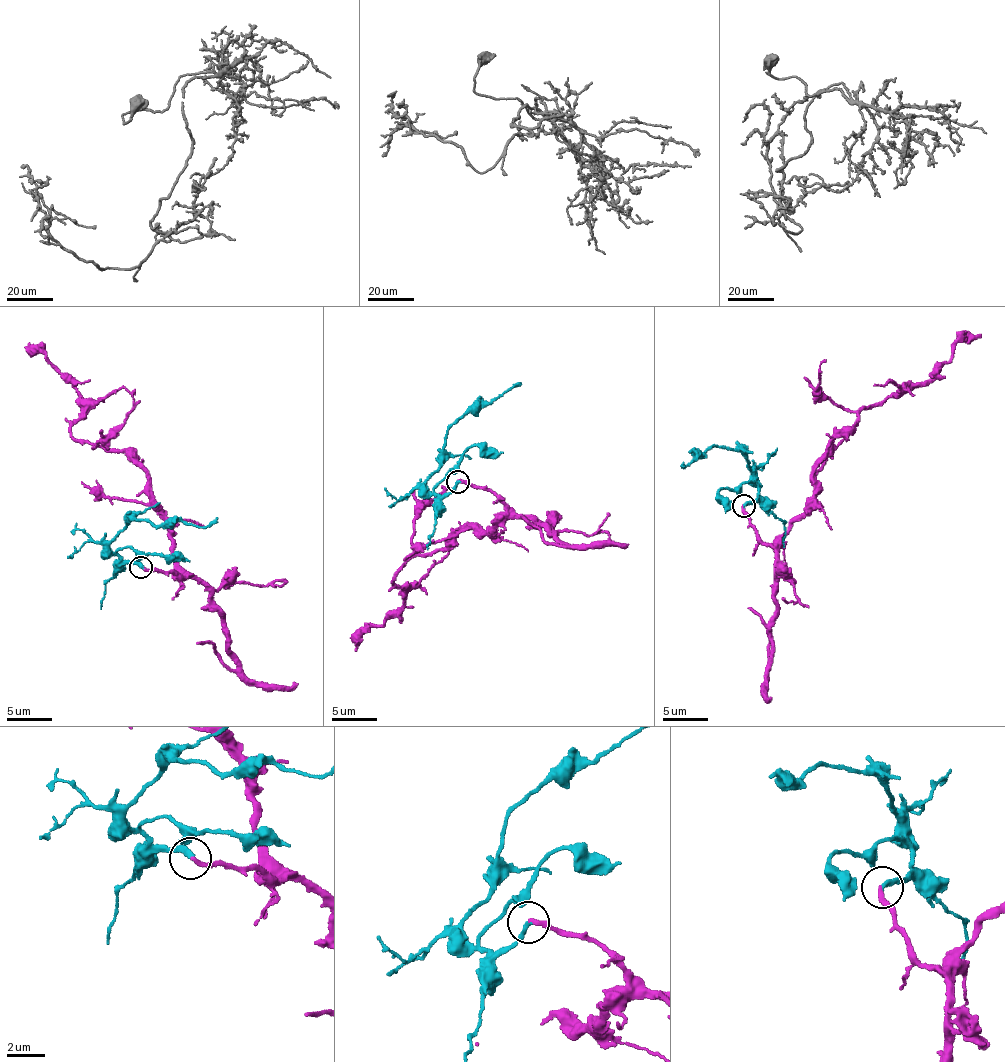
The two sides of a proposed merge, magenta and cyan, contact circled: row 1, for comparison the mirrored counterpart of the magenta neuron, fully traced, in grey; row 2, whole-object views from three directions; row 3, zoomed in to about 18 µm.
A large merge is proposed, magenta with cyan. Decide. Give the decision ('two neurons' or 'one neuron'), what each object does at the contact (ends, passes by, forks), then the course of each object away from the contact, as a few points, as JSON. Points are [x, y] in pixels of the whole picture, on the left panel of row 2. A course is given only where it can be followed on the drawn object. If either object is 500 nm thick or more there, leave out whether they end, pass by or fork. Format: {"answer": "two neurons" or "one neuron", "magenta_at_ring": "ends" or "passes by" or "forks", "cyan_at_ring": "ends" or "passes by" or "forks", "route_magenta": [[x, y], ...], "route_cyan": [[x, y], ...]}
{"answer": "one neuron", "magenta_at_ring": "ends", "cyan_at_ring": "ends", "route_magenta": [[141, 568], [183, 579], [150, 478], [120, 451], [72, 437], [79, 394], [29, 345]], "route_cyan": [[141, 568], [111, 551], [109, 541], [125, 522], [133, 518], [159, 526], [184, 522], [206, 527], [218, 517]]}

